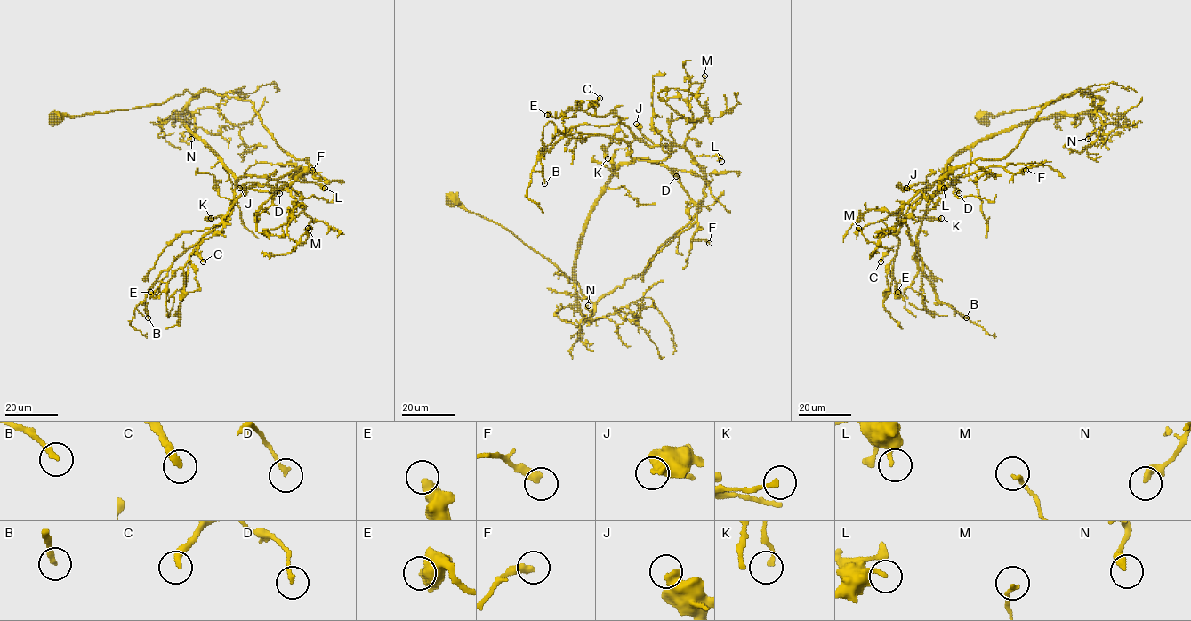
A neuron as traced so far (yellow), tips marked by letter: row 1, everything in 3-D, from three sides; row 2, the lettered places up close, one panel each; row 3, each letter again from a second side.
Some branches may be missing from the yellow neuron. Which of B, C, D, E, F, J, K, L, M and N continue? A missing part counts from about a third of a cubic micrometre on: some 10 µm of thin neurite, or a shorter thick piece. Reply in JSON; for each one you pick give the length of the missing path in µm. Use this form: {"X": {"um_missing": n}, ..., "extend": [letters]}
{"B": {"um_missing": 25}, "C": {"um_missing": 25}, "extend": ["B", "C"]}

